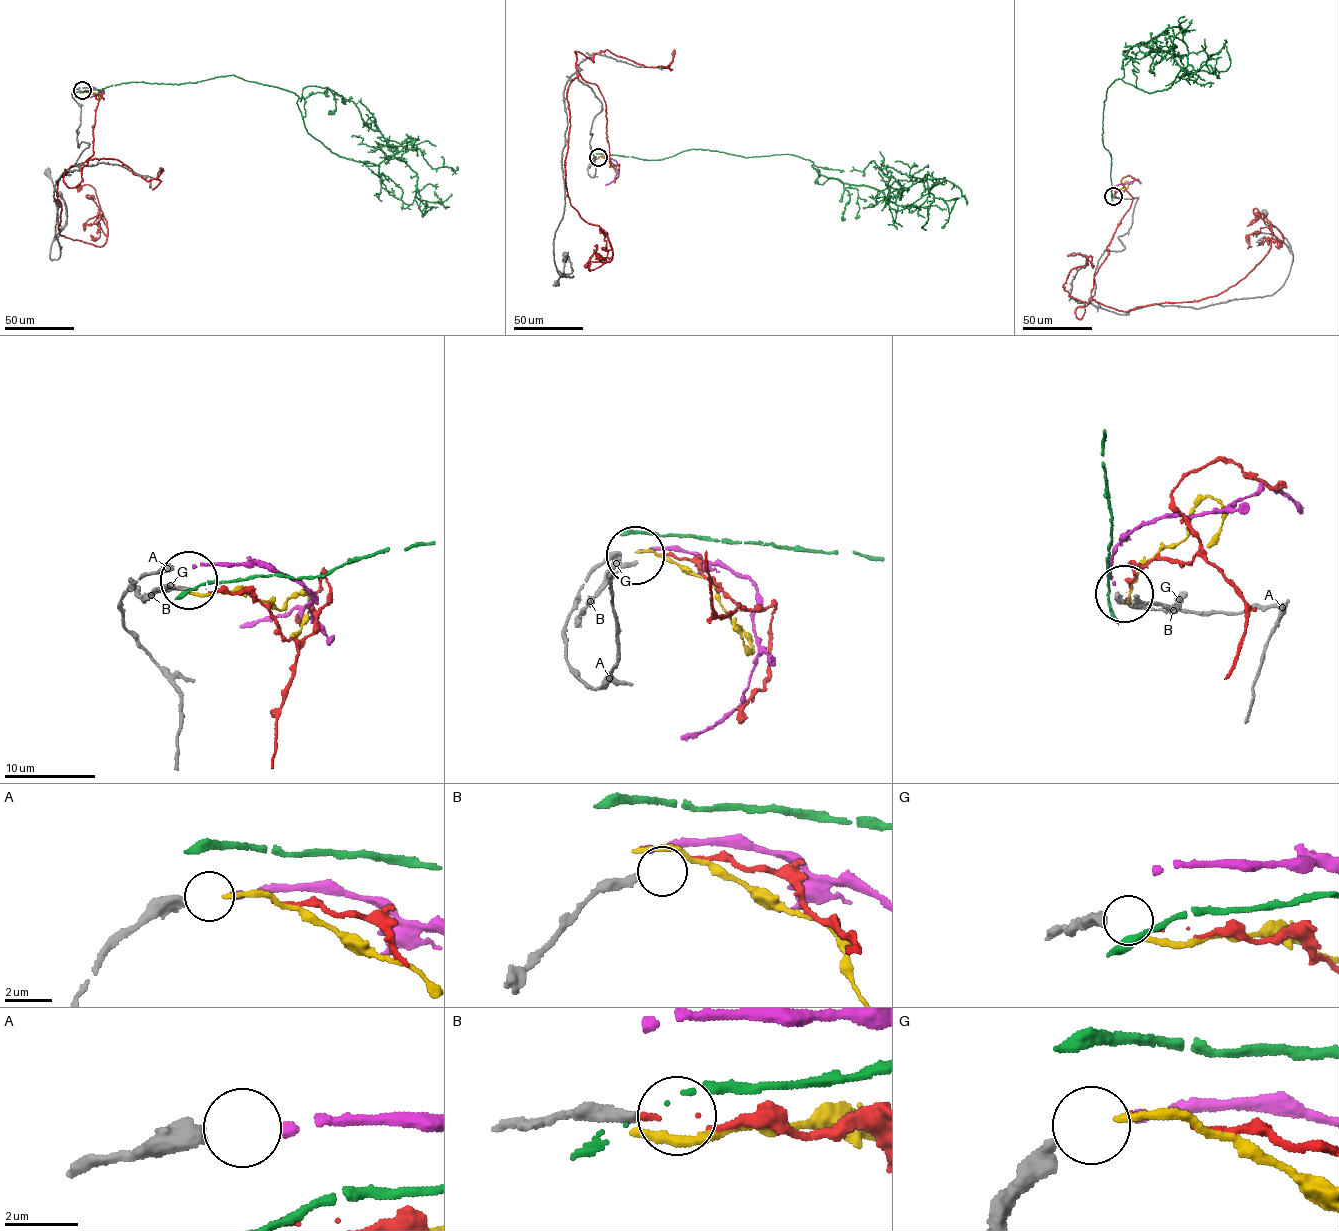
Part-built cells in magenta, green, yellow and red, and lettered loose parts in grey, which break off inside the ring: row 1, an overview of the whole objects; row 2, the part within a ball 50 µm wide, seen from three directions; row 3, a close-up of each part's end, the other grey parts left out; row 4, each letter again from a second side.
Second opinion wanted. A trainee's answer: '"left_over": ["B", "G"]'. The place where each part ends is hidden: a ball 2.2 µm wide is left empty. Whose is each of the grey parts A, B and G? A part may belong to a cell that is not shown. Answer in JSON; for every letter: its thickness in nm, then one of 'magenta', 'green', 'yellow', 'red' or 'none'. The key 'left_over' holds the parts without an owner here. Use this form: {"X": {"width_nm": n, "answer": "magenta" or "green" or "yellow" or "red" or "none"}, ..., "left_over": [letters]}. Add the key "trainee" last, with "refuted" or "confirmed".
{"A": {"width_nm": 500, "answer": "magenta"}, "B": {"width_nm": 320, "answer": "none"}, "G": {"width_nm": 440, "answer": "red"}, "left_over": ["B"], "trainee": "refuted"}

